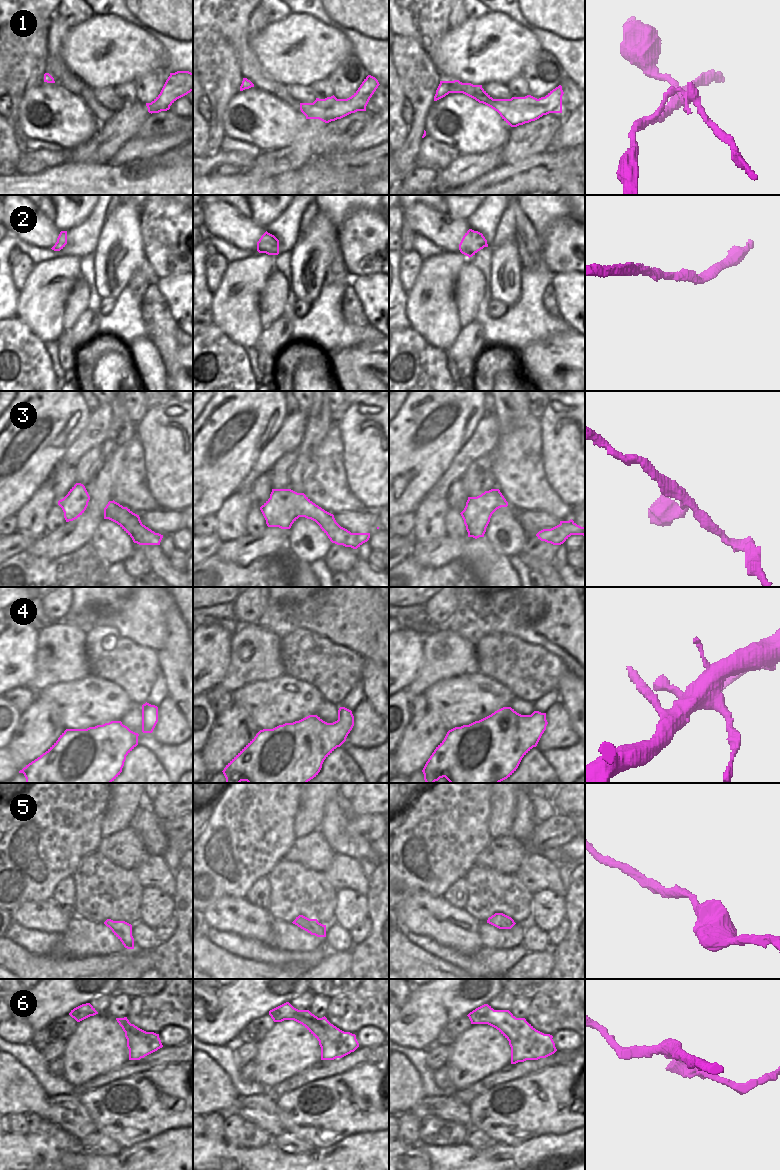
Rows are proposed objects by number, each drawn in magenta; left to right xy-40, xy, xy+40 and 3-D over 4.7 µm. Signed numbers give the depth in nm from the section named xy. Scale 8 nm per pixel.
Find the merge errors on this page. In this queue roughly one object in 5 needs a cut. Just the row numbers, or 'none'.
1, 6

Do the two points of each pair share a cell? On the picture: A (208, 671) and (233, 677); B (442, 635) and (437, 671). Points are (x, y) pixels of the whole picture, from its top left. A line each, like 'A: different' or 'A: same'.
A: different
B: same

